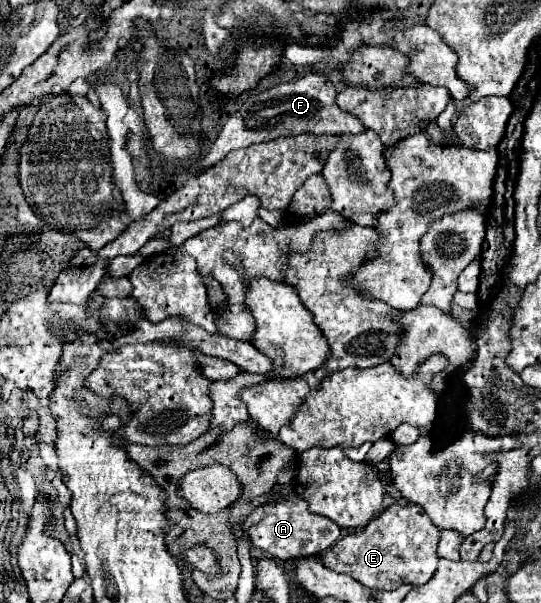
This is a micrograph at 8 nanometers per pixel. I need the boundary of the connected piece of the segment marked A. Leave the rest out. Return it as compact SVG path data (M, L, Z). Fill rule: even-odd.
M289 493L281 499L275 499L275 505L265 507L263 519L249 527L251 543L257 549L269 553L271 557L279 557L283 561L321 553L327 547L331 547L339 539L339 535L341 535L341 529L337 523L333 523L331 519L325 519L323 515L311 513L307 507L307 501L295 493Z

